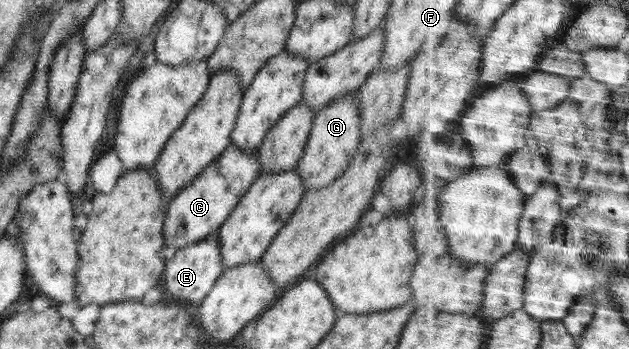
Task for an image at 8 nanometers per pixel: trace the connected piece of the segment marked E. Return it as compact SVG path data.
M214 233L199 242L177 249L173 258L165 263L159 283L166 292L166 299L177 303L189 303L196 307L213 288L224 268L222 256L220 256L218 233Z

